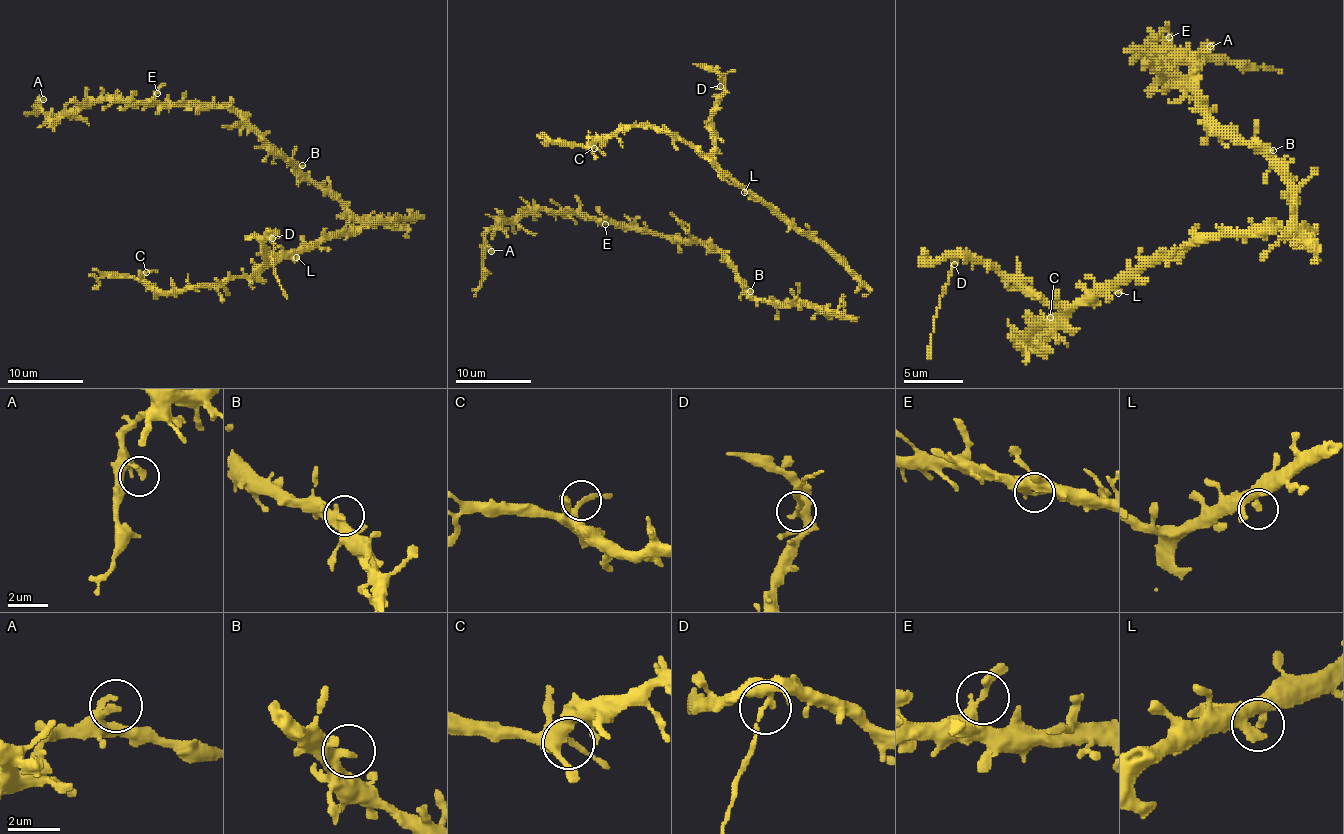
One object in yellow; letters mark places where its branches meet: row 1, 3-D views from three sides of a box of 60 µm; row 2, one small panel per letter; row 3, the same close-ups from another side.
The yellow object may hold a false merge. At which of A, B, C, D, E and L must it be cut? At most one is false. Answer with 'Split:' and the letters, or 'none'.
Split: D

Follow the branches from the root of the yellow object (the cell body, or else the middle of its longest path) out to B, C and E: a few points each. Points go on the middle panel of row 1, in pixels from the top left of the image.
B: (815, 306), (767, 304), (758, 300), (750, 291)
C: (815, 306), (834, 312), (859, 281), (693, 148), (649, 127), (621, 127), (594, 148)
E: (815, 306), (758, 300), (742, 285), (735, 268), (720, 253), (702, 243), (653, 235), (603, 222), (605, 224)

